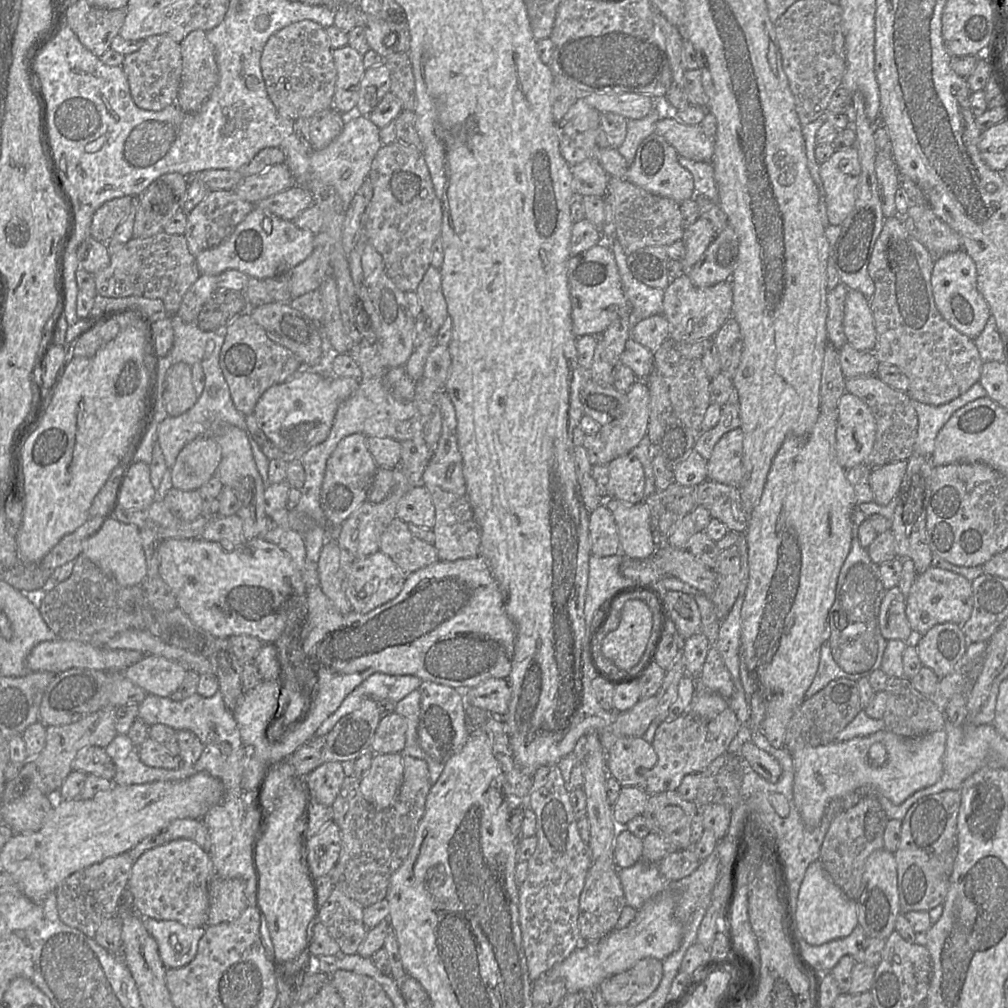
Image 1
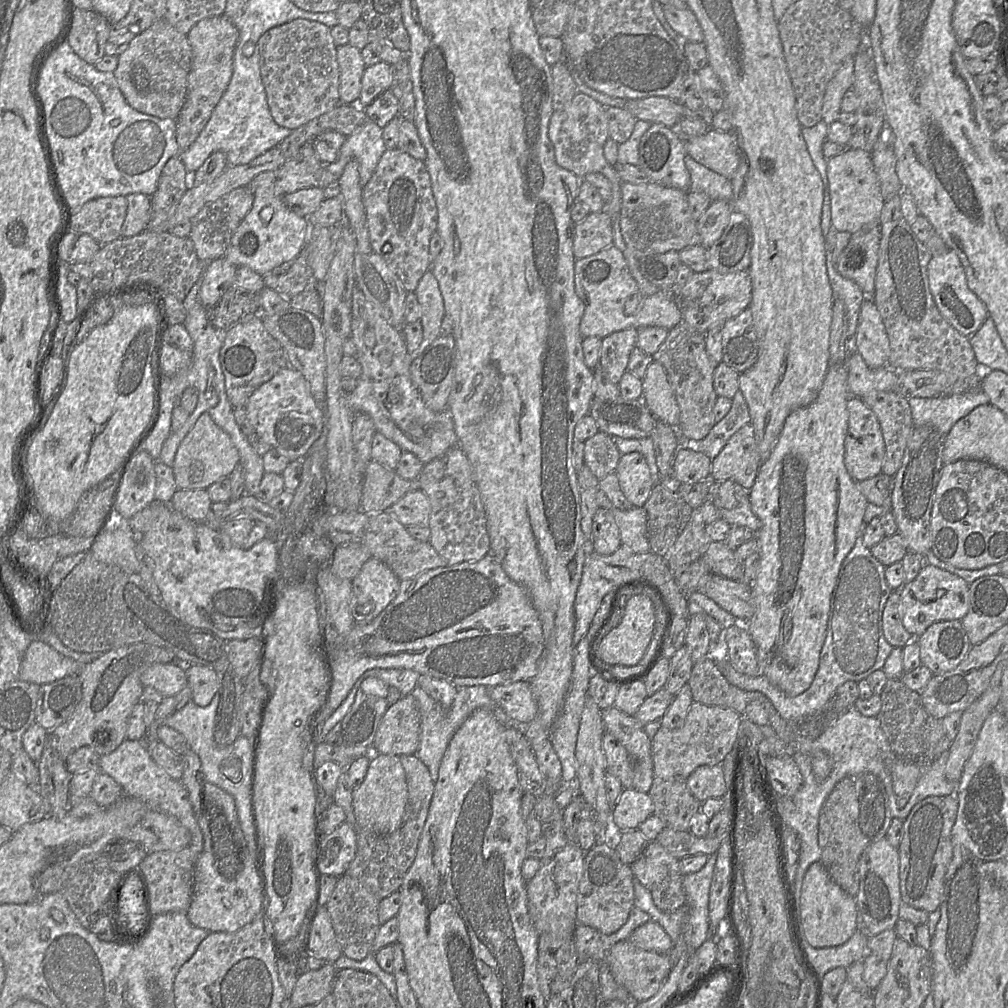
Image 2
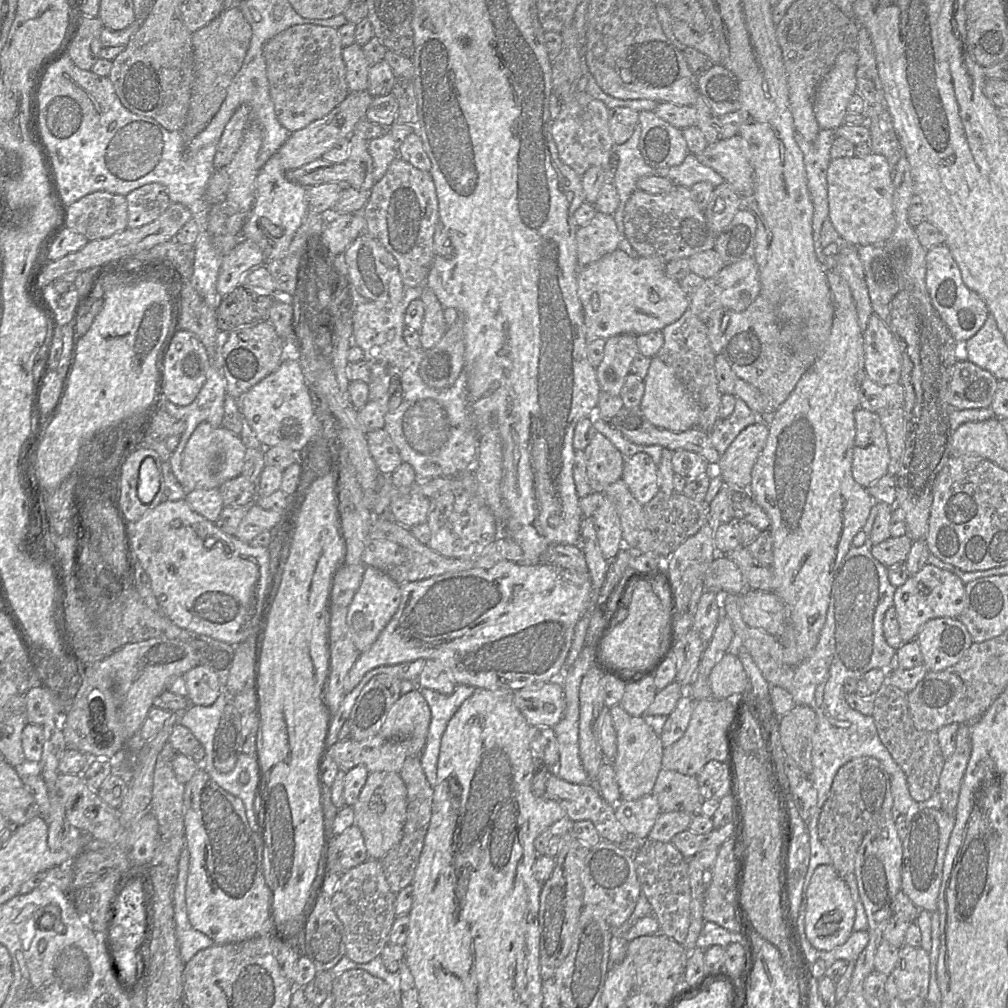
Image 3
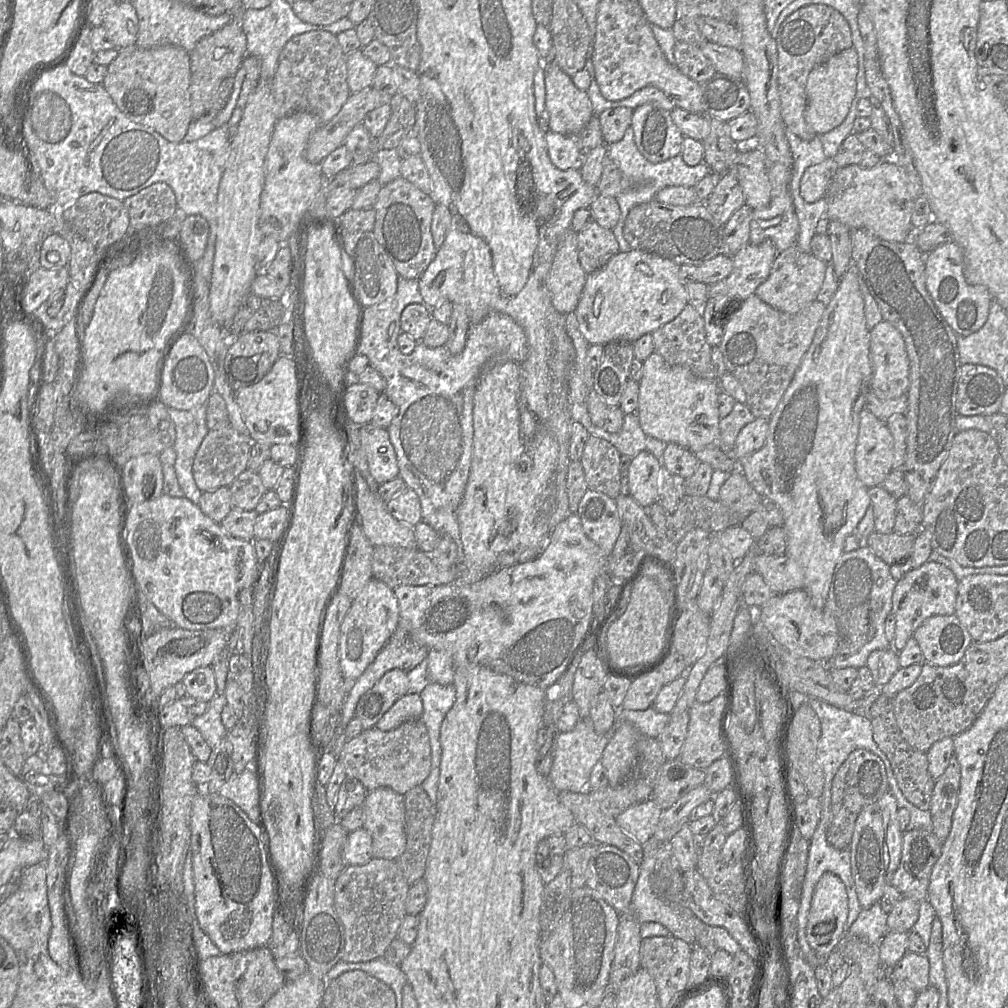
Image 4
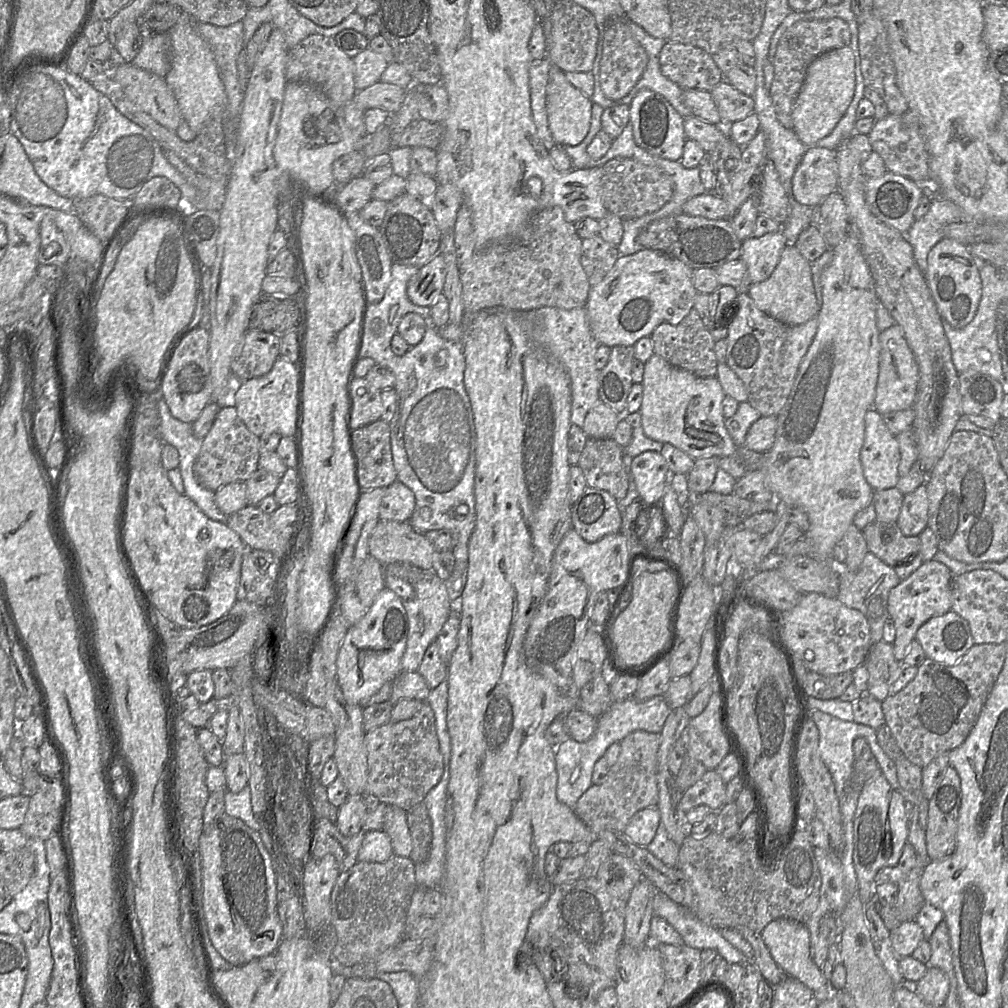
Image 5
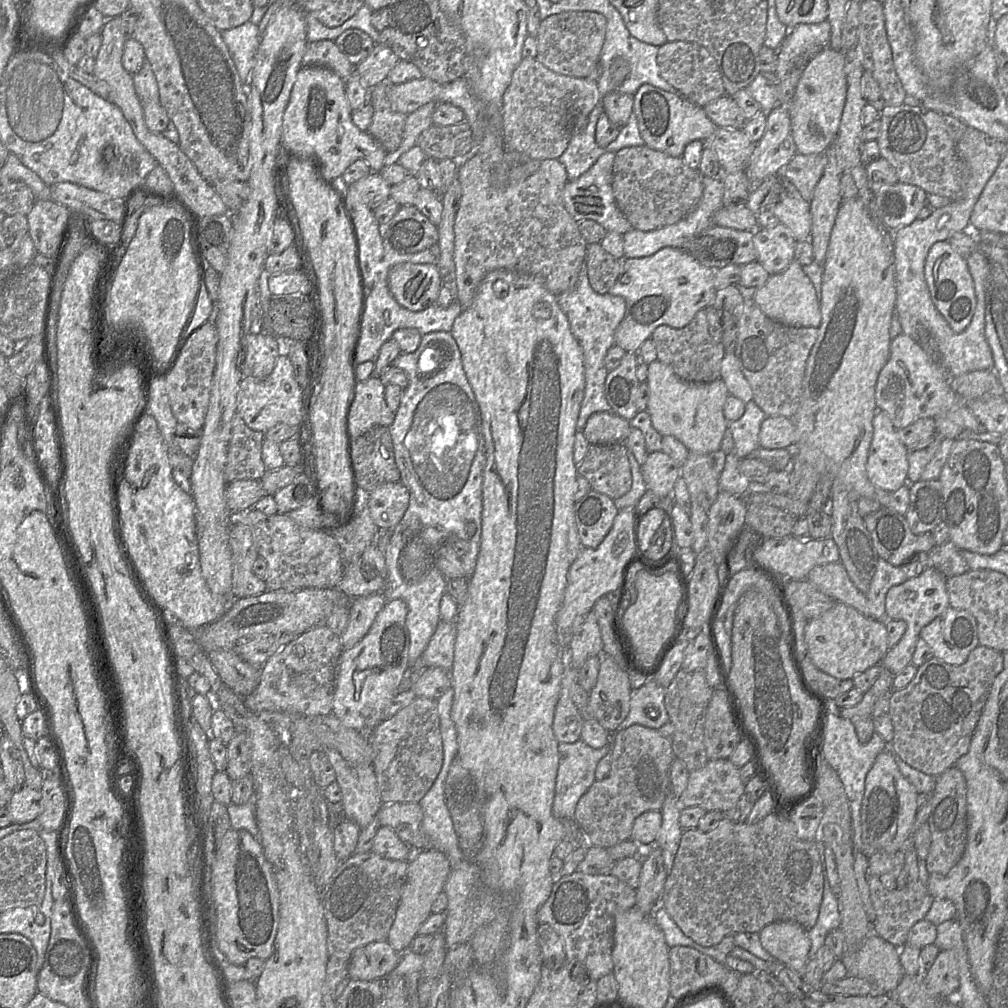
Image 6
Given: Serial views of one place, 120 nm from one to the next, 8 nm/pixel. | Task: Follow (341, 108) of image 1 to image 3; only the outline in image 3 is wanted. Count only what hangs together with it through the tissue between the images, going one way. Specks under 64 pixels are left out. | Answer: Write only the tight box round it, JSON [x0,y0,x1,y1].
[342,42,371,92]

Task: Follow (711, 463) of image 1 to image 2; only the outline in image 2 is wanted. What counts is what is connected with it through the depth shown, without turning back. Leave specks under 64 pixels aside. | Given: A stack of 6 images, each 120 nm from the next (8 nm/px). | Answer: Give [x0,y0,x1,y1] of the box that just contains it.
[710,423,761,490]

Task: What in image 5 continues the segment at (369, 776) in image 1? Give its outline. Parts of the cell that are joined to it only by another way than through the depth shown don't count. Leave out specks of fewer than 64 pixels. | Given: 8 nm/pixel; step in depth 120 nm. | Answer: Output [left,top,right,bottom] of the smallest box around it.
[383,805,412,857]

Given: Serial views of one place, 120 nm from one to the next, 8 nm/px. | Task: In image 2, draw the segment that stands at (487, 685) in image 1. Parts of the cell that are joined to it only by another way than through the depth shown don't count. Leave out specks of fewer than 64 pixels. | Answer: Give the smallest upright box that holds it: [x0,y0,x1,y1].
[489,681,538,730]

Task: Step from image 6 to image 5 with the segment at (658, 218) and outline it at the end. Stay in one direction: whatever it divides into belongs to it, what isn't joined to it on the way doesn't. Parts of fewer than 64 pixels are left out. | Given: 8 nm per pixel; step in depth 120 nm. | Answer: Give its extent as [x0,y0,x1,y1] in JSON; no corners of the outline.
[601,158,674,220]

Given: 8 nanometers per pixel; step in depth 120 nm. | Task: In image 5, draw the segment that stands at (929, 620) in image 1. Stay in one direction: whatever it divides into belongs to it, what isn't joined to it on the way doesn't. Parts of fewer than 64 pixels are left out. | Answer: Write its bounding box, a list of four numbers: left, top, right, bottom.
[888,560,951,662]

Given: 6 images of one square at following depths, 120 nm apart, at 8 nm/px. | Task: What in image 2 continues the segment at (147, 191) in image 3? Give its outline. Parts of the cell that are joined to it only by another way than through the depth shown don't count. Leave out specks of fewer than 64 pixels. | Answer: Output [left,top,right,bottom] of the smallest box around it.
[121,193,151,237]

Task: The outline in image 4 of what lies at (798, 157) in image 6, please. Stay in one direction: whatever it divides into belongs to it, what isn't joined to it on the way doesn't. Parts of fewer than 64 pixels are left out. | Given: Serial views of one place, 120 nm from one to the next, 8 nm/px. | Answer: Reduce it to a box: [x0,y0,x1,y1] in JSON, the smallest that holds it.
[800,158,838,203]

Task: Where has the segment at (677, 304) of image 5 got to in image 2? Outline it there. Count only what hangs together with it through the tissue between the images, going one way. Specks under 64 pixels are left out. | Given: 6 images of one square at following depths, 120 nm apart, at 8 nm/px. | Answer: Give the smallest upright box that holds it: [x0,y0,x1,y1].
[574,245,682,339]

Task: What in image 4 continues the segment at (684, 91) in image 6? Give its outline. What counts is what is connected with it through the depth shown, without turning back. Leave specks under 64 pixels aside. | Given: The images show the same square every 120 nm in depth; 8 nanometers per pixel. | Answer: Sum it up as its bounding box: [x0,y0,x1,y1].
[674,42,716,83]

